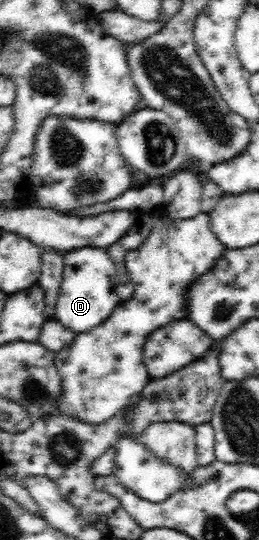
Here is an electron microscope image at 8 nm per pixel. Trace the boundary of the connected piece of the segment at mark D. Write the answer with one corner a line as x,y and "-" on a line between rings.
77,248
65,253
63,262
60,297
53,317
75,333
85,333
101,325
121,305
117,289
122,281
106,248

